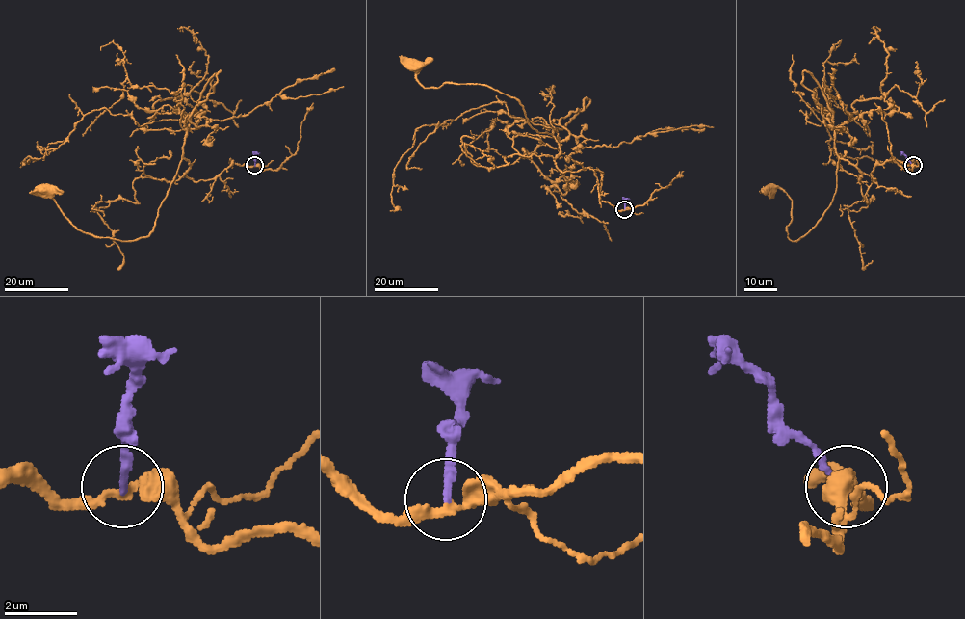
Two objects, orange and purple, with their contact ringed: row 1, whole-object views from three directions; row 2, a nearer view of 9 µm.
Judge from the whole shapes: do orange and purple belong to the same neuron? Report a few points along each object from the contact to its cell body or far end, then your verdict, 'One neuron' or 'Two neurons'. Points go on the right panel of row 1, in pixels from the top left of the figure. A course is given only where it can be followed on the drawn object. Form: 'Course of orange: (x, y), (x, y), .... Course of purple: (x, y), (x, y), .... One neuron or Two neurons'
Course of orange: (913, 165), (886, 160), (874, 181), (840, 159), (831, 204), (798, 240), (788, 237), (792, 199), (769, 189). Course of purple: (913, 165), (900, 151). One neuron

